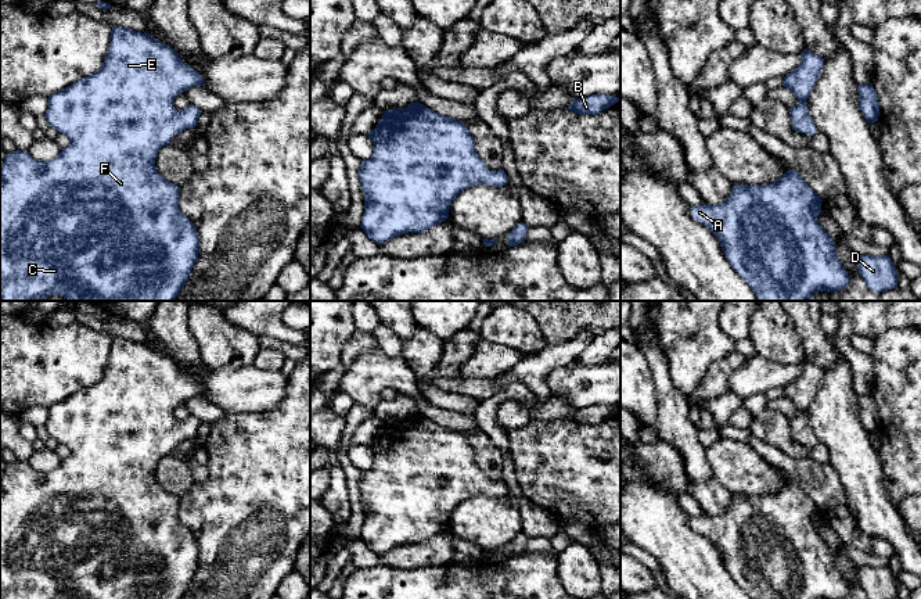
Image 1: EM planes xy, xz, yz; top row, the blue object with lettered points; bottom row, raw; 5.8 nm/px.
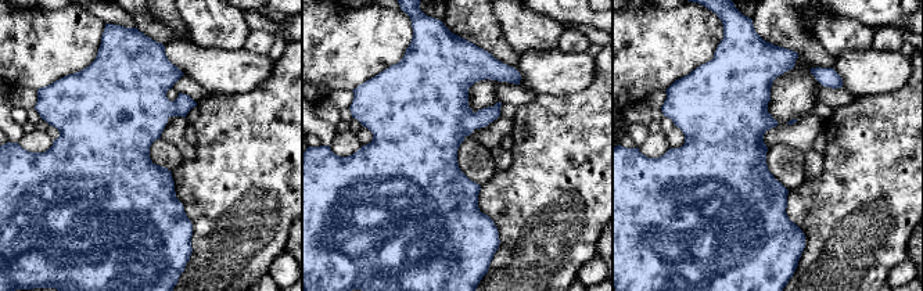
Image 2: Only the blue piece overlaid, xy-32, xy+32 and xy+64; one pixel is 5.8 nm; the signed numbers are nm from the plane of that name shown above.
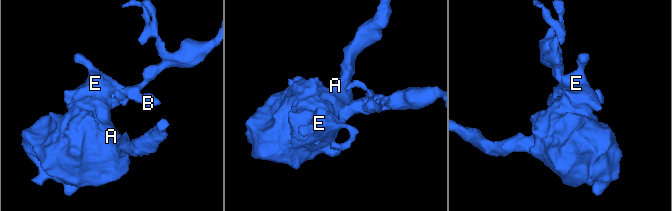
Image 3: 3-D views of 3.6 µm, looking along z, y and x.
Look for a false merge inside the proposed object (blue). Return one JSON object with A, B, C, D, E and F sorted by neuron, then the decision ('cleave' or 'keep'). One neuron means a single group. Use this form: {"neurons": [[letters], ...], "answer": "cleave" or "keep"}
{"neurons": [["A", "B", "C", "D", "E", "F"]], "answer": "keep"}

